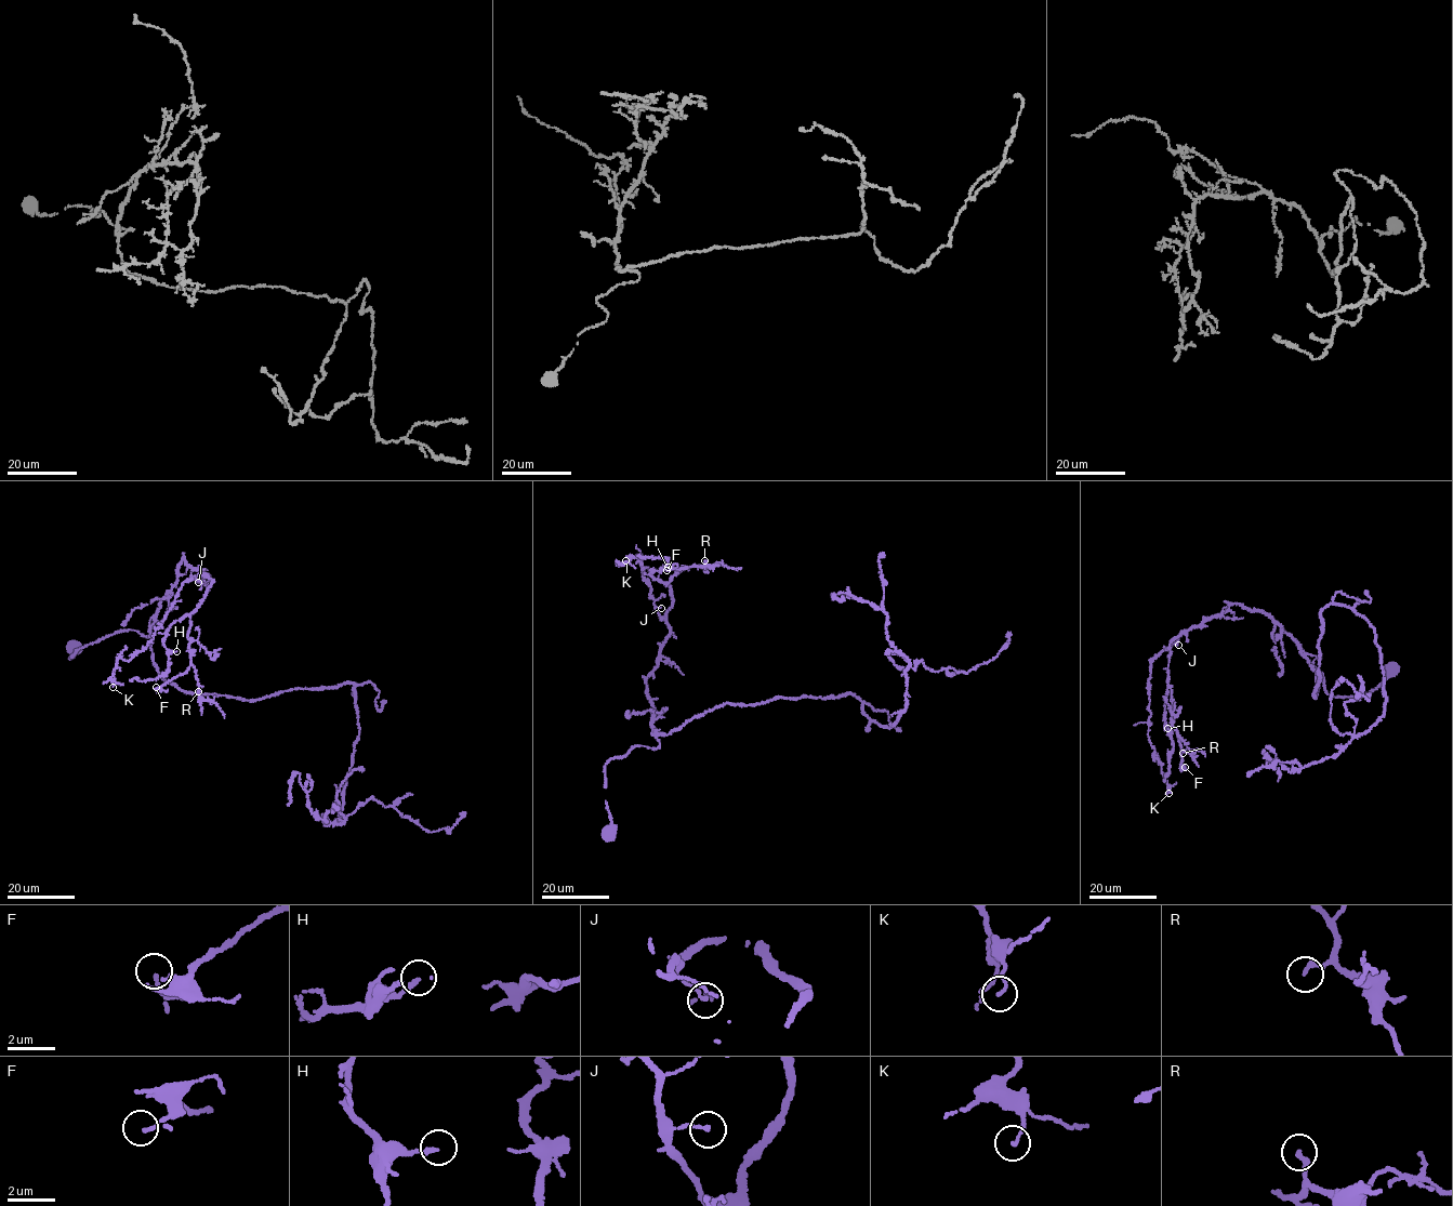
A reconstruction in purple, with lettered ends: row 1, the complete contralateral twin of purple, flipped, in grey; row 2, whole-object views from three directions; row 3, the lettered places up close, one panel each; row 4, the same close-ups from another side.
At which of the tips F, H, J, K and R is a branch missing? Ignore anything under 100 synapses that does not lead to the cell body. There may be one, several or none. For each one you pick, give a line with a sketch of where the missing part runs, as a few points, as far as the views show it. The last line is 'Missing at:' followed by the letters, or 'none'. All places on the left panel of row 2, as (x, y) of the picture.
Missing at: none

